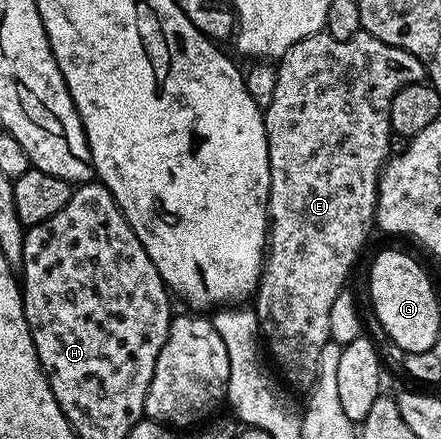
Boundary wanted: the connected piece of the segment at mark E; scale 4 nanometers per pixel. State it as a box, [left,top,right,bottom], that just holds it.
[255,32,425,391]

